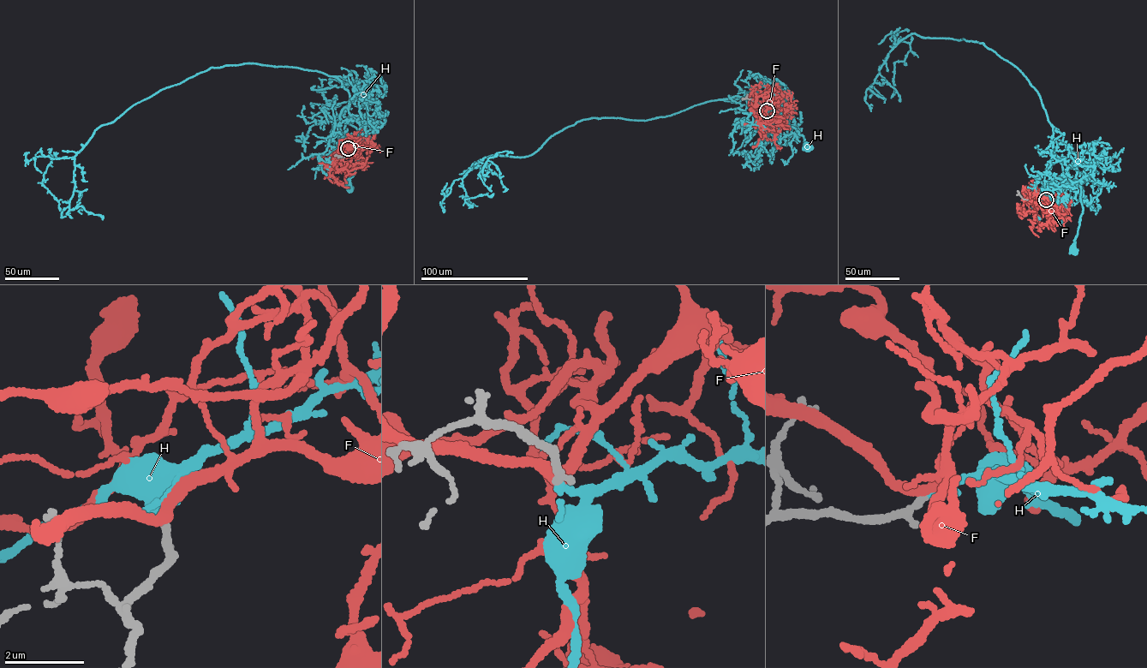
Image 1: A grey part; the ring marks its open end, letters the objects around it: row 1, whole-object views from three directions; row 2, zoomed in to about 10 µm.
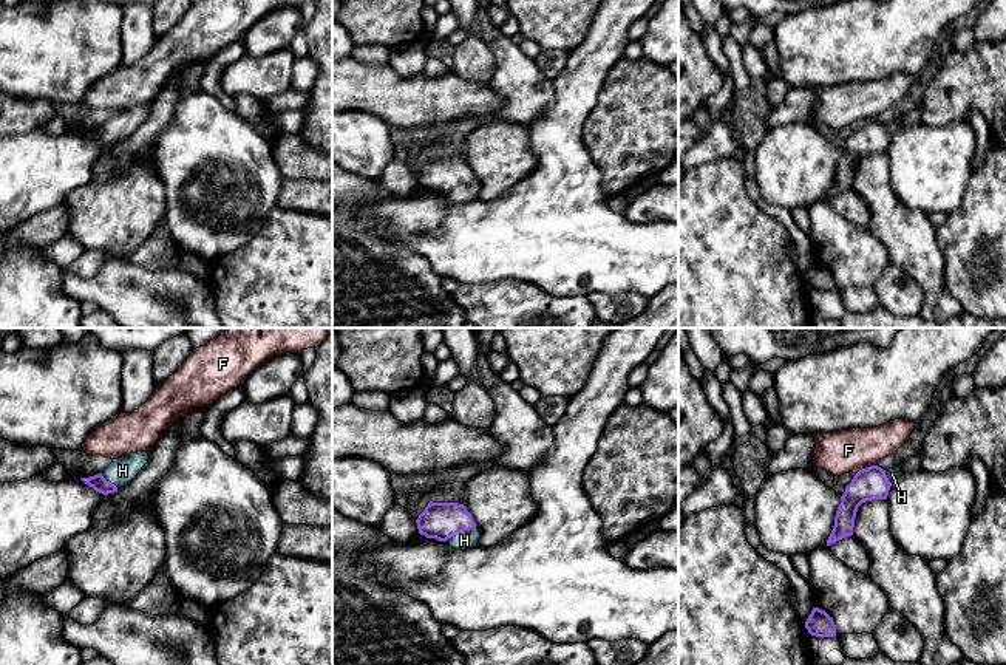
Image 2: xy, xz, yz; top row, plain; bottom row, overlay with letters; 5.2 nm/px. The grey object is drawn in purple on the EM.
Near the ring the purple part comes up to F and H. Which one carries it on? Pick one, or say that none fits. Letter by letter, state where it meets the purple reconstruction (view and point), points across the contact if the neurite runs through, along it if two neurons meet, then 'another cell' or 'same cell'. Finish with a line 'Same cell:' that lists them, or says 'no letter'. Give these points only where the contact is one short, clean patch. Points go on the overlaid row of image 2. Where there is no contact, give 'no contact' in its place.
F: meets purple in yz at (866, 469); border along yz (875, 464), (856, 474); another cell
H: meets purple in xz at (459, 531); runs through xz (439, 520), (450, 521), (459, 531), (464, 540); same cell
Same cell: H

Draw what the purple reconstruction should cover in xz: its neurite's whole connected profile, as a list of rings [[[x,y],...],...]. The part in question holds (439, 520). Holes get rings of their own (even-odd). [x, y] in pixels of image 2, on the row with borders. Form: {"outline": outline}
{"outline": [[[430,501],[416,523],[419,534],[445,541],[453,549],[479,546],[481,532],[464,504]]]}

